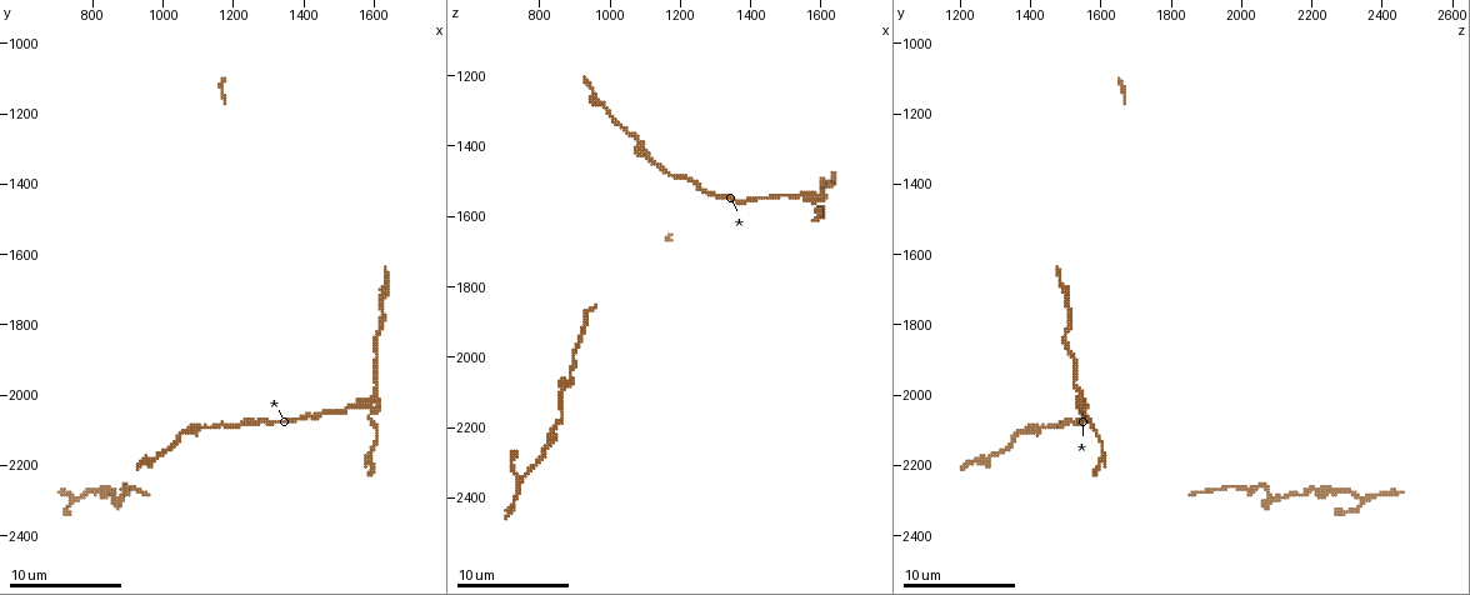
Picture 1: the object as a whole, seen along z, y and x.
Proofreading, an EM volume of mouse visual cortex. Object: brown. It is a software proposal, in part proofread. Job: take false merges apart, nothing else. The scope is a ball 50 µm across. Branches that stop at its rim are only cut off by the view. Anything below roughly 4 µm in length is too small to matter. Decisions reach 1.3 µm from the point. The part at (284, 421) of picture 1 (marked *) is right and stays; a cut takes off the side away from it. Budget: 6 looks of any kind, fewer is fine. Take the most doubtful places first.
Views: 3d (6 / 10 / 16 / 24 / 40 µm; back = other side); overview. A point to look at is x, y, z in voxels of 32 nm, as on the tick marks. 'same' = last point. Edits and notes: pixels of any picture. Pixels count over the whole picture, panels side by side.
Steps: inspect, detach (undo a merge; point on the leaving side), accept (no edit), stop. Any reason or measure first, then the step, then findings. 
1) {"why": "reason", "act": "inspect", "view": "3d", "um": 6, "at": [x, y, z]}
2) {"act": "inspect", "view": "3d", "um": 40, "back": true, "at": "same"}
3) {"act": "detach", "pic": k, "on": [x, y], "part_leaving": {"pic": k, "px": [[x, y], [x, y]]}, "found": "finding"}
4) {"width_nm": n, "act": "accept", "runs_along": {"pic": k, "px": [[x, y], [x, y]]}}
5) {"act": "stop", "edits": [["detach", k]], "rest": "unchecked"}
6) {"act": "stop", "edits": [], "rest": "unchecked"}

{"why": "sudden change in width", "act": "inspect", "view": "3d", "um": 16, "at": [880, 2260, 2050]}

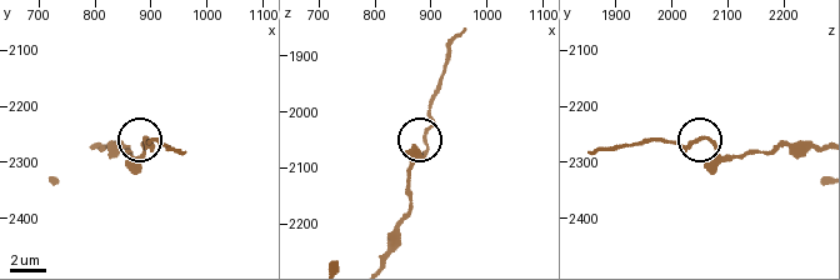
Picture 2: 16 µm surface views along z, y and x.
{"act": "inspect", "view": "3d", "um": 6, "at": [890, 2260, 2050]}

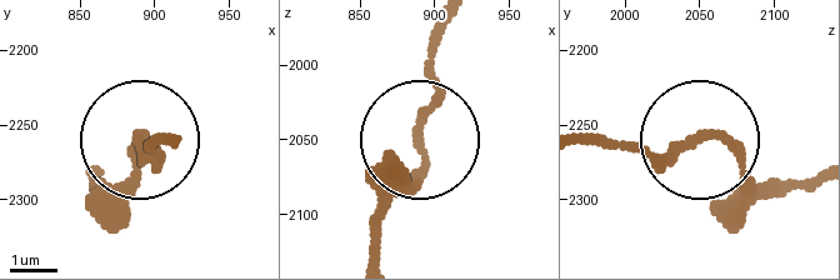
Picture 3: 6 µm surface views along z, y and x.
{"width_nm": 210, "act": "accept", "found": "one neuron here"}

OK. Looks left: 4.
{"why": "thick turns thin", "act": "inspect", "view": "3d", "um": 6, "at": [860, 2270, 2190]}

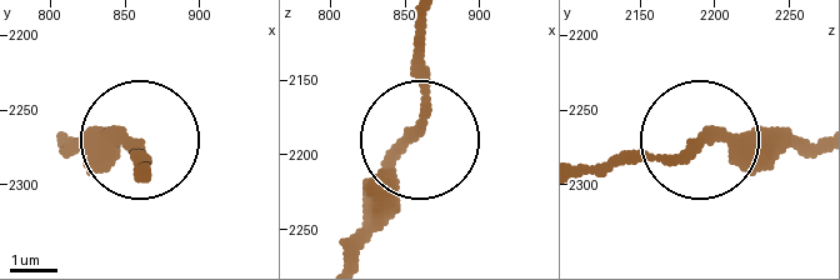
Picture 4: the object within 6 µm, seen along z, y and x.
{"act": "inspect", "view": "3d", "um": 6, "back": true, "at": [856, 2276, 2190]}

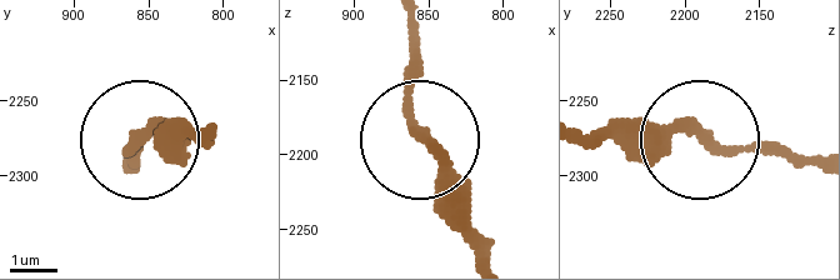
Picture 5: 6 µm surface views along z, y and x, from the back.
{"act": "accept", "found": "one neuron here"}

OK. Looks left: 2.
{"act": "inspect", "view": "3d", "um": 10, "at": [1160, 2090, 1470]}

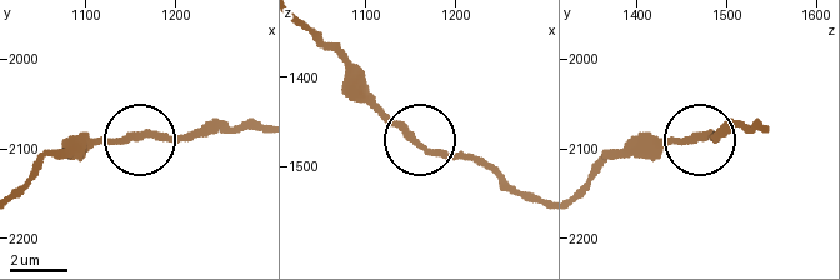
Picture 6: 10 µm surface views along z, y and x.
{"act": "inspect", "view": "3d", "um": 6, "at": [1155, 2085, 1470]}

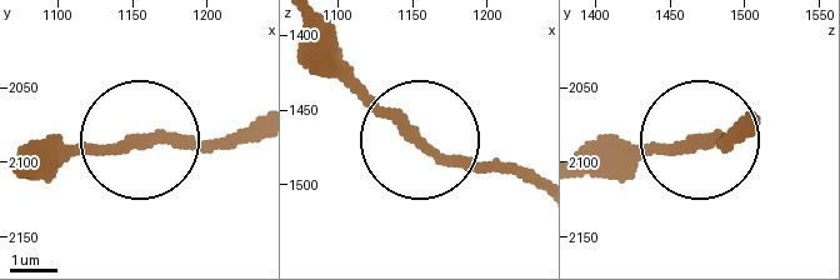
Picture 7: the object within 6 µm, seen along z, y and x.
{"act": "accept", "runs_along": {"pic": 7, "px": [[534, 188], [451, 164], [335, 56]]}, "found": "one neuron here"}

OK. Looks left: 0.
{"act": "stop", "edits": [], "rest": "unchecked"}

